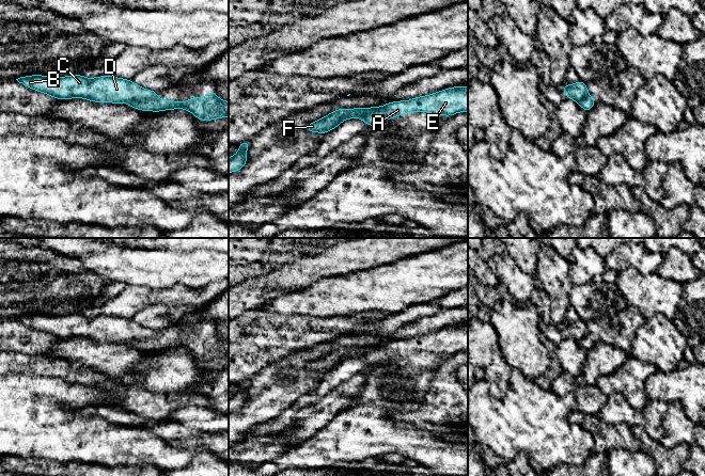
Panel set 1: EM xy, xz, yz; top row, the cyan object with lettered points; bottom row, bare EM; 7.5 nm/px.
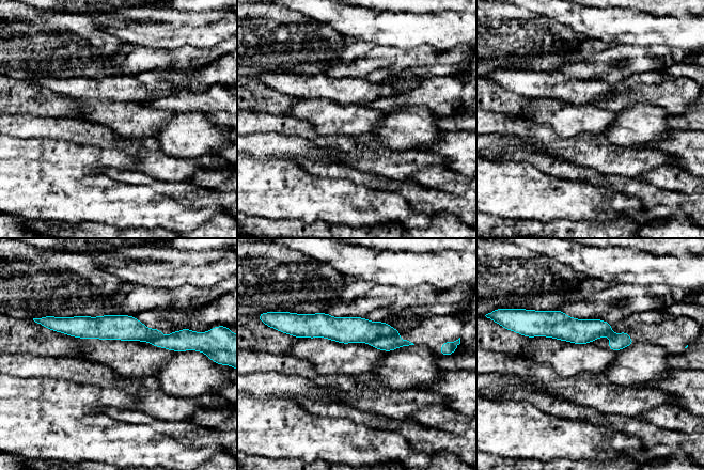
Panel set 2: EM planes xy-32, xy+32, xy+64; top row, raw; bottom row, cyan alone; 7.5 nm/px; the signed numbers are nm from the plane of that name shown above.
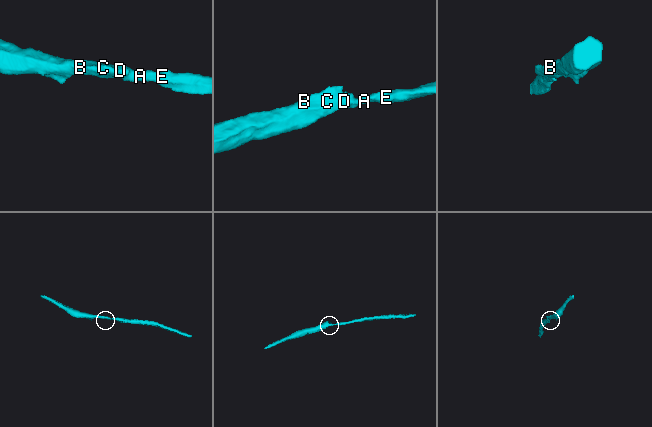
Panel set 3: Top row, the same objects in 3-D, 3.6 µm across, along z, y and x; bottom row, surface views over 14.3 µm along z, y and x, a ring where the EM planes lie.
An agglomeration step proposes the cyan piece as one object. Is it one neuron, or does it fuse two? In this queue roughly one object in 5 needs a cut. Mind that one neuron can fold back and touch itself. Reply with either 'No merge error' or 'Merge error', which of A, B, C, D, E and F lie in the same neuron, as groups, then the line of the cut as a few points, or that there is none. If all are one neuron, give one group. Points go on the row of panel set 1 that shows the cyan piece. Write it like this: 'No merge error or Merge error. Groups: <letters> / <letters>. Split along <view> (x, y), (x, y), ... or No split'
Merge error. Groups: A E / B C D F. Split along xy (156, 96), (150, 99), (134, 99), (127, 104)

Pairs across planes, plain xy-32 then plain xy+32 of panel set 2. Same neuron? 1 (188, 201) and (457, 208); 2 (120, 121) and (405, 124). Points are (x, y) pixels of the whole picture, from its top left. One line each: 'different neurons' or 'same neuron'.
1: same neuron
2: different neurons

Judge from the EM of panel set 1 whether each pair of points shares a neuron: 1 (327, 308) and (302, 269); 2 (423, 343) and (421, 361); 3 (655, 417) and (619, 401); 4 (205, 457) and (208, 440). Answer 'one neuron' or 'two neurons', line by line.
1: two neurons
2: one neuron
3: one neuron
4: two neurons

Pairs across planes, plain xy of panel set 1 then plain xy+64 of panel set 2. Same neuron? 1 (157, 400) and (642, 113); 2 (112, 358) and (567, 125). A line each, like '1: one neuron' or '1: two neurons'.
1: two neurons
2: one neuron

